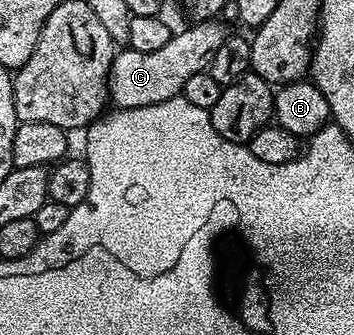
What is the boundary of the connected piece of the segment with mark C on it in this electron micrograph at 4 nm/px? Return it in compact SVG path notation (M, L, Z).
M200 20L195 24L197 26L188 26L185 30L177 29L172 39L155 52L134 52L124 48L117 53L108 73L108 97L116 110L146 108L177 97L190 76L207 71L214 52L222 48L226 31L220 20Z

